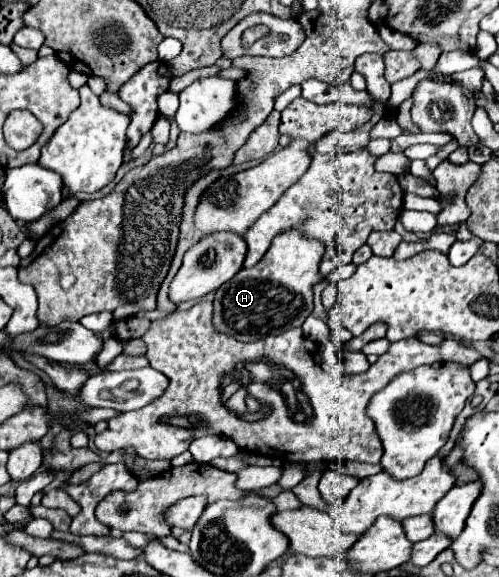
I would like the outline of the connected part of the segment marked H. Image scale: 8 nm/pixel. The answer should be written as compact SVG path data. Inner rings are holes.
M297 229L279 233L255 267L243 267L231 281L215 291L213 327L245 343L301 327L313 311L313 285L321 281L319 263L323 251L323 243L301 237Z

